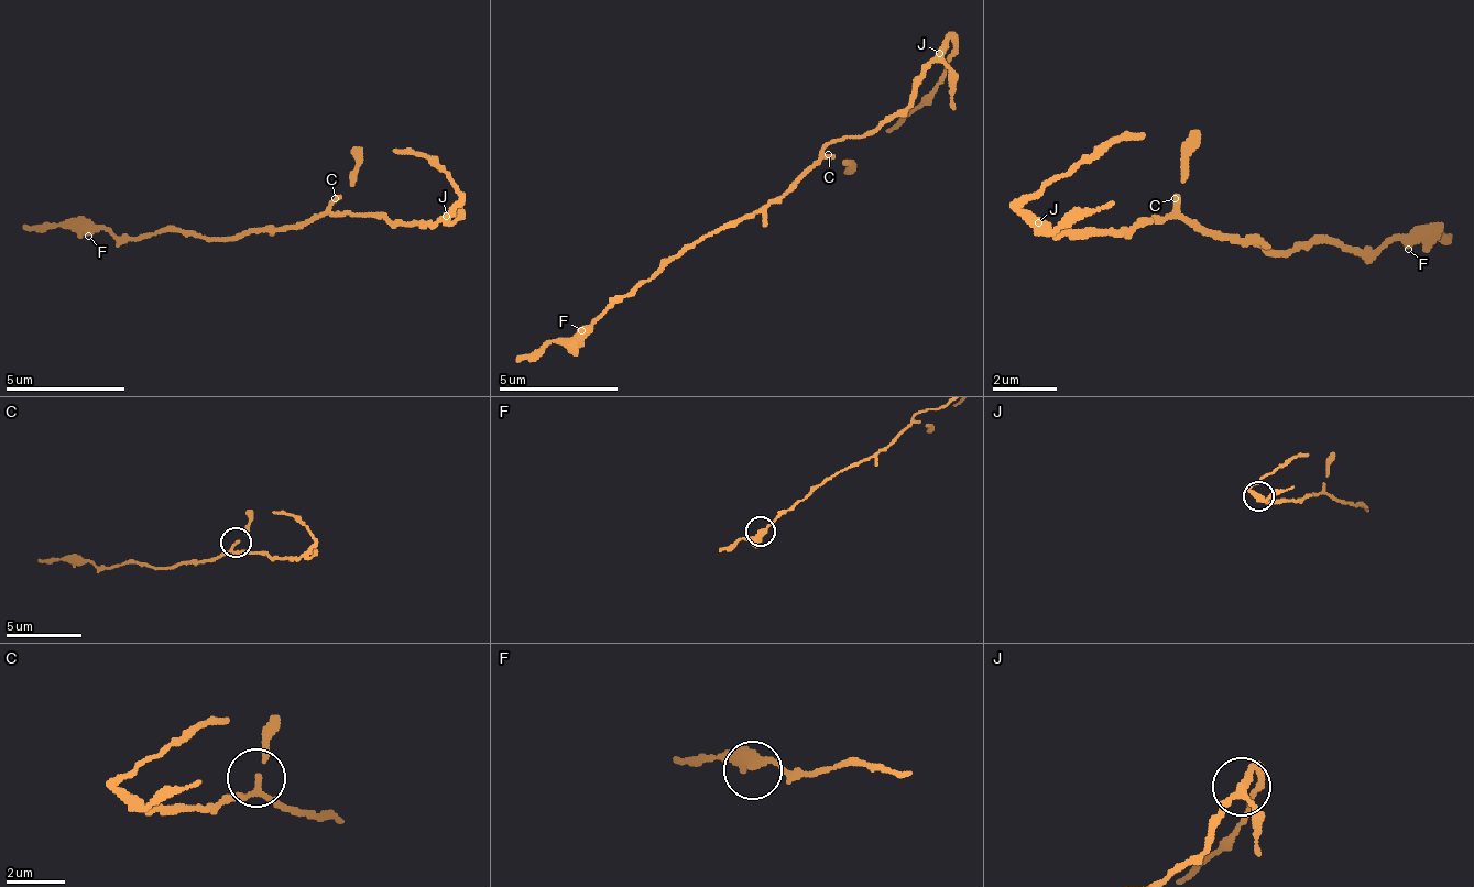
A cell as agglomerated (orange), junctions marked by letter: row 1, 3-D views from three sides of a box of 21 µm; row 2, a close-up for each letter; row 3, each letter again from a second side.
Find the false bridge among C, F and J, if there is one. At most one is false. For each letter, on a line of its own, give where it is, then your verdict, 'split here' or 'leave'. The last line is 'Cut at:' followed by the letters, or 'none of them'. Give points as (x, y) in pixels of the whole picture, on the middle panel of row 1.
C: (828, 154) | leave
F: (581, 330) | leave
J: (939, 53) | split here
Cut at: J

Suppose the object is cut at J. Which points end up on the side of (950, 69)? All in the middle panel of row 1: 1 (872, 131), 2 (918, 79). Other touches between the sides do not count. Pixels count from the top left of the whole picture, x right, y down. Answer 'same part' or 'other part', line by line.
1: other part
2: other part

